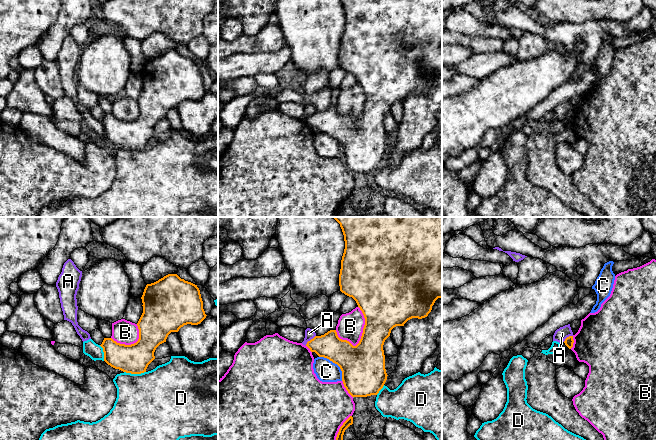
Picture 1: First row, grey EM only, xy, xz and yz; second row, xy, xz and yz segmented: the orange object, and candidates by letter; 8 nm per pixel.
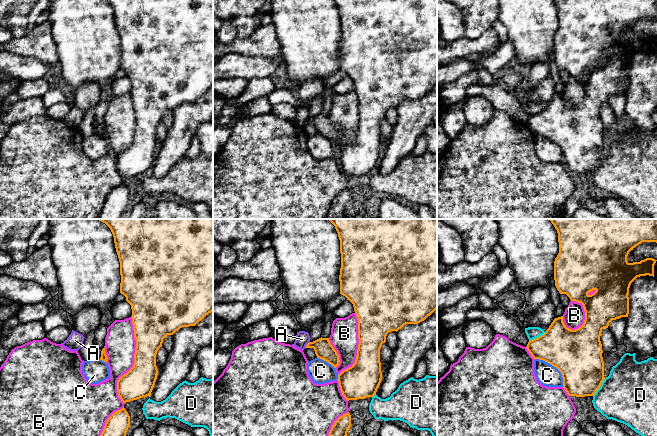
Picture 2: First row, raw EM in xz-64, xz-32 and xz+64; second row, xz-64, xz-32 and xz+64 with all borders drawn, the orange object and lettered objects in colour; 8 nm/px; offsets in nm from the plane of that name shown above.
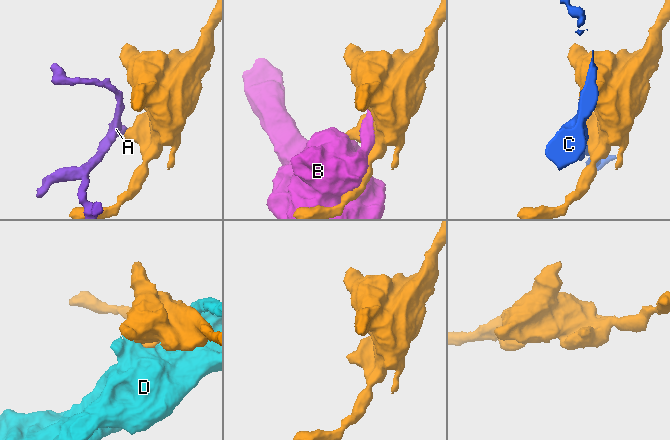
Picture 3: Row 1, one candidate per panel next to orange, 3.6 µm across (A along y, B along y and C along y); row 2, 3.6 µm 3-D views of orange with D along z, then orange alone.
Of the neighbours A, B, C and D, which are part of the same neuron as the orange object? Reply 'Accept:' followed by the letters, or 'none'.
Accept: none

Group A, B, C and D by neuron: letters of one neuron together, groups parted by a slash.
A D / B / C

